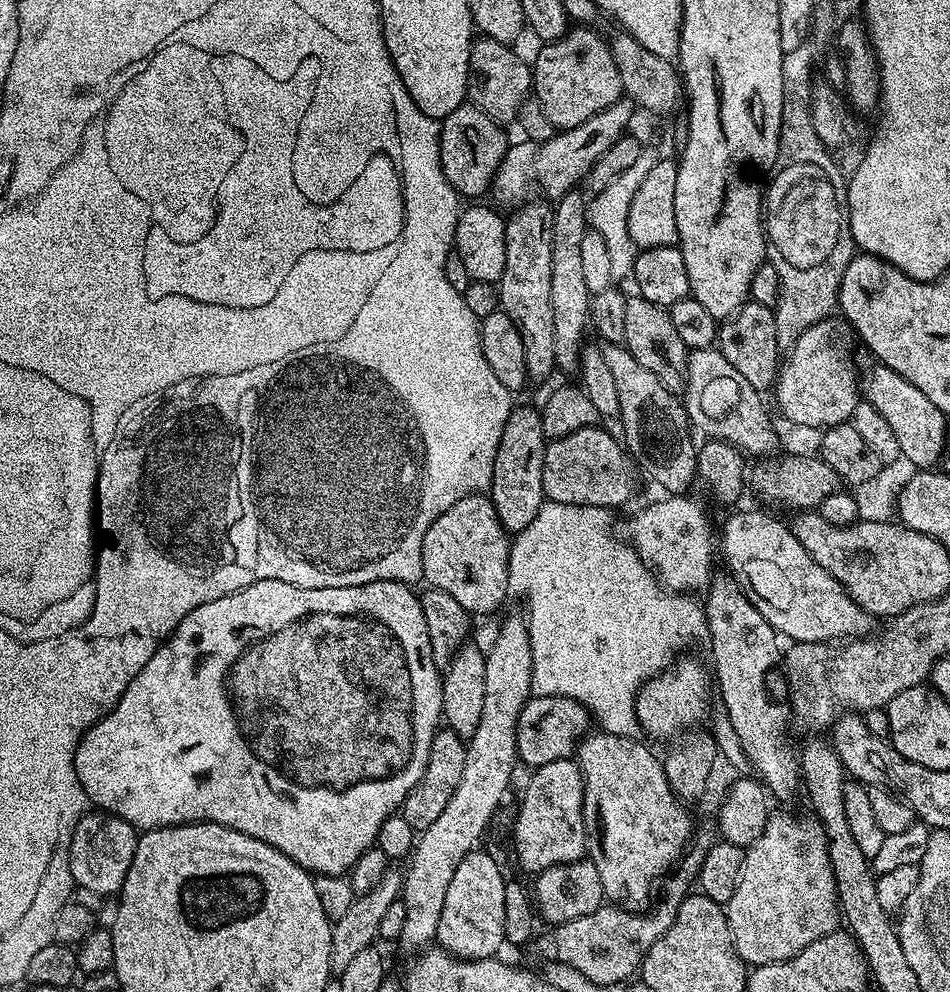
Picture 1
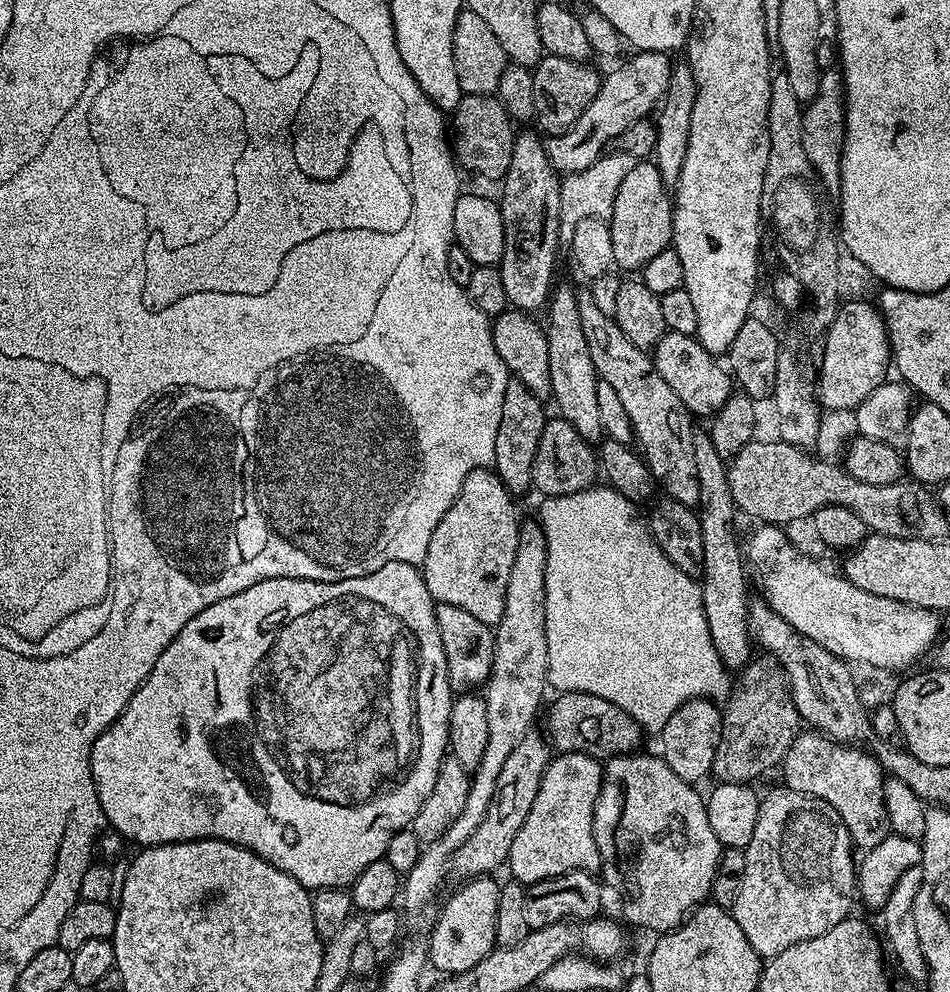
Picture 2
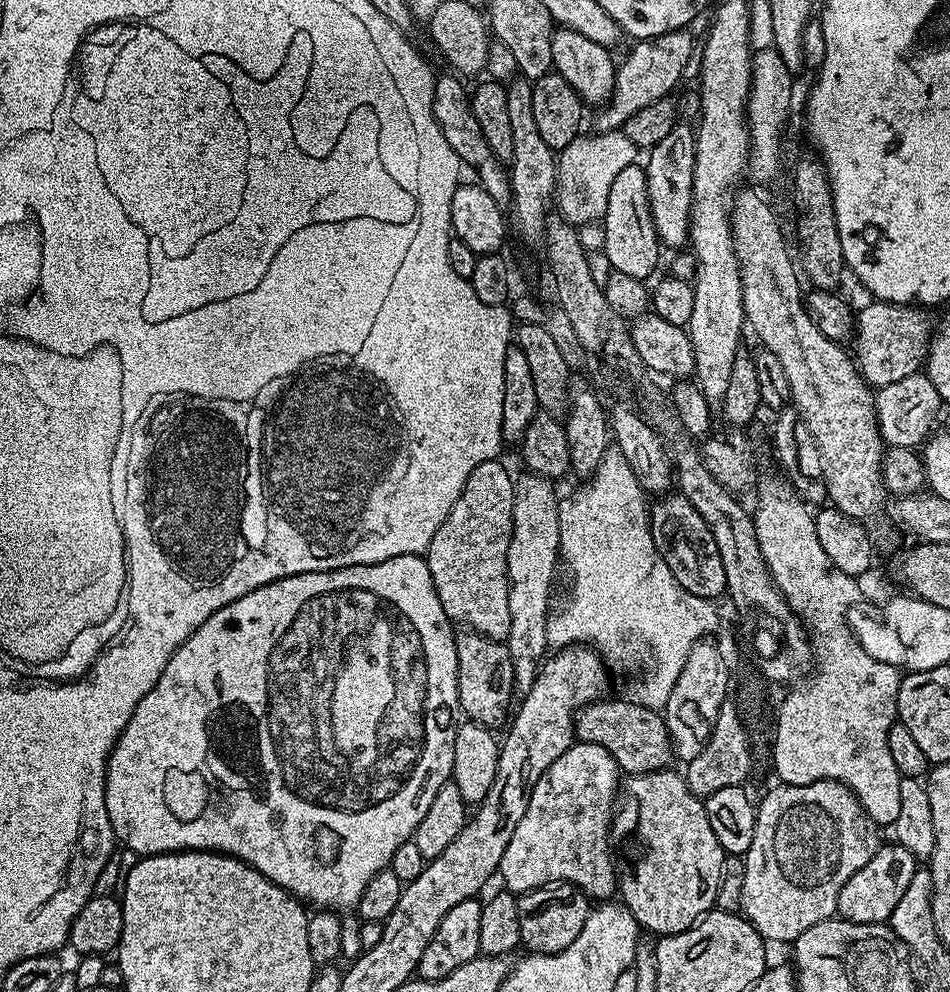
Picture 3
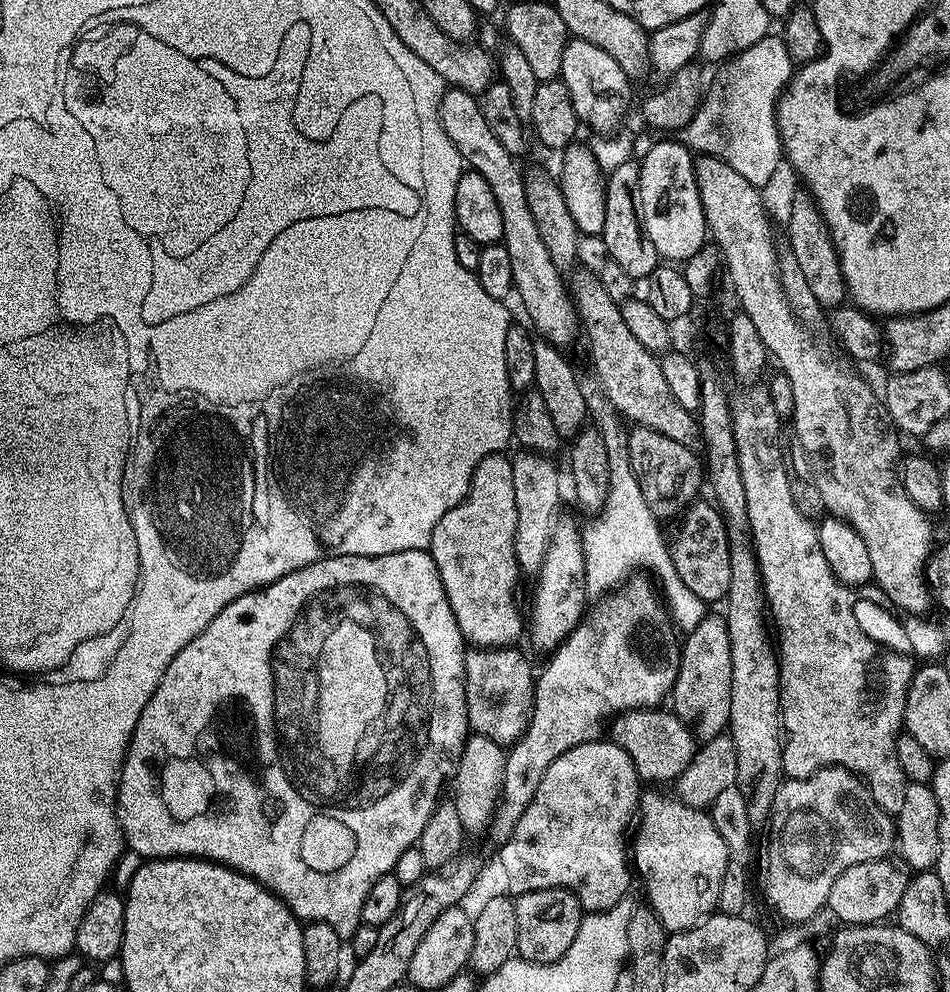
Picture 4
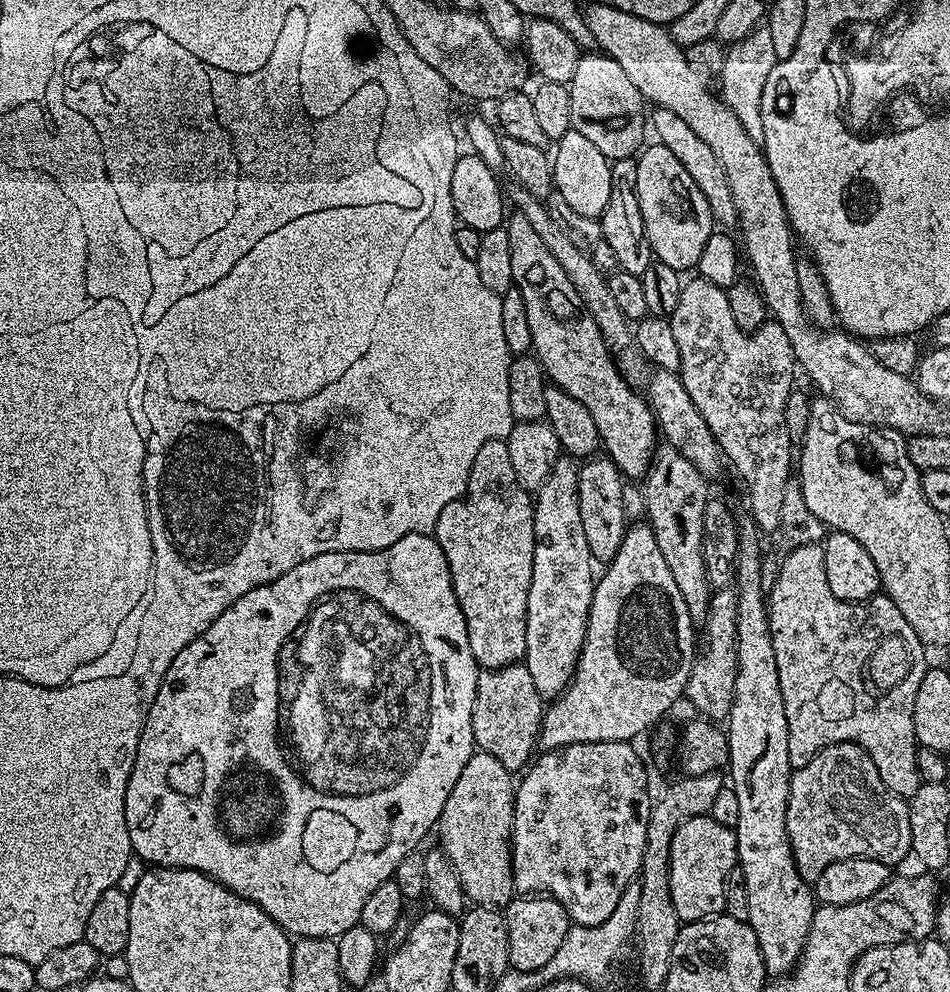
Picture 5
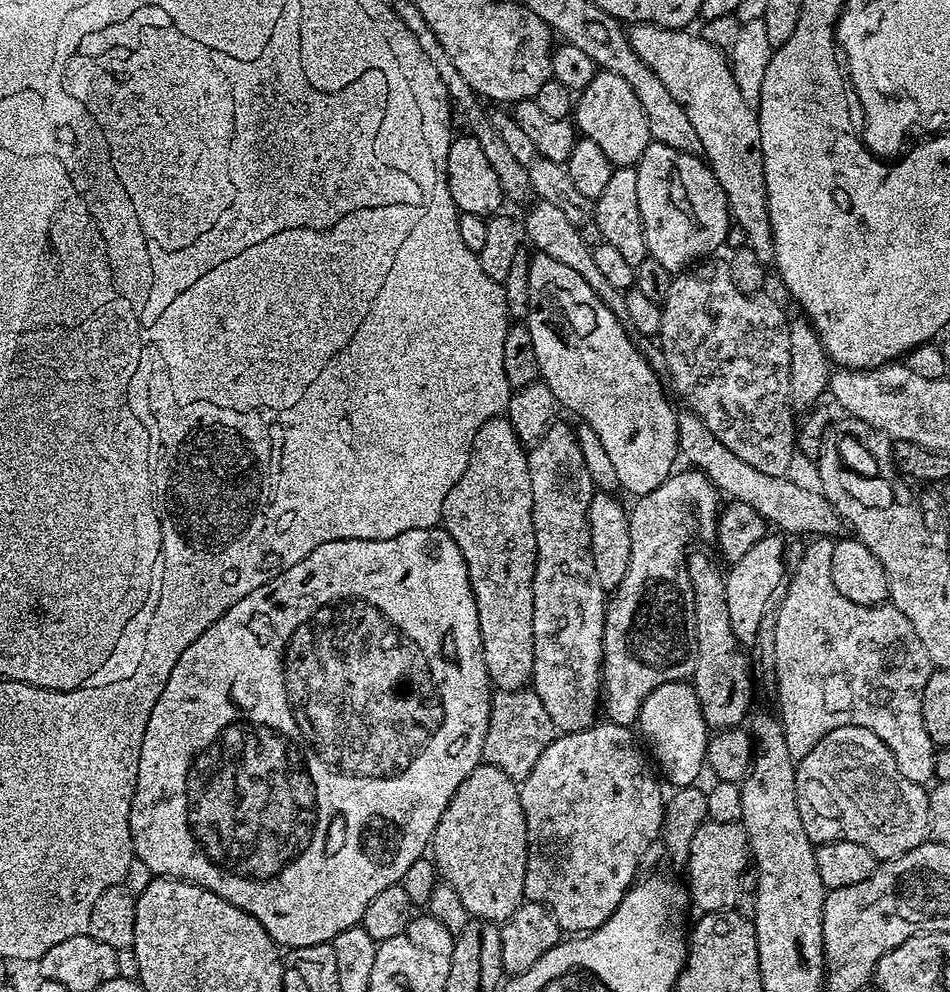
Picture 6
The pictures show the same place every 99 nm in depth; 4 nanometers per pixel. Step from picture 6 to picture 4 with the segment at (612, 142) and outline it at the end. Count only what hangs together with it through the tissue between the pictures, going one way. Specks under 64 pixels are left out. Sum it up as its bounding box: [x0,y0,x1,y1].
[559,39,632,134]

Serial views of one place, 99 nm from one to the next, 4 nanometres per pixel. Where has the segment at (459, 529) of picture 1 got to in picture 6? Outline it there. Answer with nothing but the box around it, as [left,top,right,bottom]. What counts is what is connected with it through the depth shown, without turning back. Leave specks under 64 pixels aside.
[440,414,536,692]

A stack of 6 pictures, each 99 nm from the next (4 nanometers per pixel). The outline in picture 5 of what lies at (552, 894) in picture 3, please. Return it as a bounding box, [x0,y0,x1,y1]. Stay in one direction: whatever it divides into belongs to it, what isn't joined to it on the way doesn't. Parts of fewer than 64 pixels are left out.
[503,894,570,972]

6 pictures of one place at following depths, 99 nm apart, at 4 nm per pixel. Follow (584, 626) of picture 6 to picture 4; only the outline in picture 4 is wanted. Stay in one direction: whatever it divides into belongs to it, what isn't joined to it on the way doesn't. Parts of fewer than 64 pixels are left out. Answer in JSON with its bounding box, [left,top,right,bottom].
[530,519,586,654]

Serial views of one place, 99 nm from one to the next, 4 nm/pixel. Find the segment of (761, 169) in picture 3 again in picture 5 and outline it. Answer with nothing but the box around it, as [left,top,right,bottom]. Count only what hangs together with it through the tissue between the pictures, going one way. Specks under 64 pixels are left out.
[718,26,776,142]

